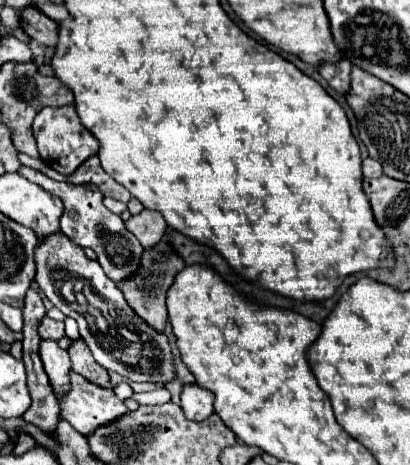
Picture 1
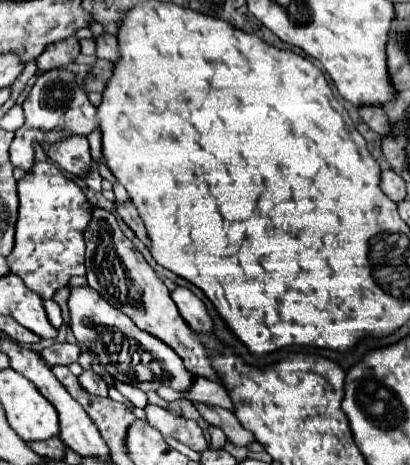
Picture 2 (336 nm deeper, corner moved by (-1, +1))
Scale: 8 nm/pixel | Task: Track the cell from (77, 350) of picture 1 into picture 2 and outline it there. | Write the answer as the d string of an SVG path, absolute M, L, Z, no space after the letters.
M82 371L82 375L78 377L78 381L80 381L80 385L82 385L88 393L92 393L92 395L100 395L100 397L108 395L108 385L104 383L102 377L98 377L98 375L92 373L92 371Z

